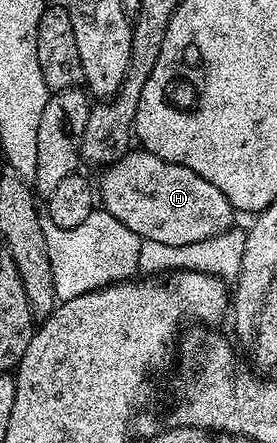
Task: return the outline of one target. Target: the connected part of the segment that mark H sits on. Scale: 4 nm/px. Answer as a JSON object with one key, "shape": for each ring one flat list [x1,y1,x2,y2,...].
{"shape":[[142,147,132,148,124,153,122,158,106,166,102,173,103,178,100,179,99,185,97,181,98,192,100,194,103,192,102,208,106,213,115,217,124,230,127,228,131,232,128,234,136,238,170,245,184,245,215,237,232,228,233,210,229,199,224,193,217,191,217,187,213,187,209,179,201,179,197,171,189,171,189,167,169,163,157,155,148,153]]}

